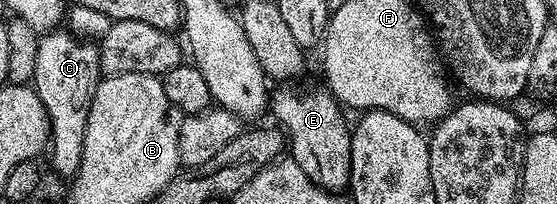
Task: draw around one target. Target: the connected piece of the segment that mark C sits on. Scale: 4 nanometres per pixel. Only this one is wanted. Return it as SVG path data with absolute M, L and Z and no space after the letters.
M50 31L39 40L32 84L49 116L47 158L59 176L72 179L79 171L83 155L83 131L97 82L101 80L101 55L96 44L80 41L69 33Z

